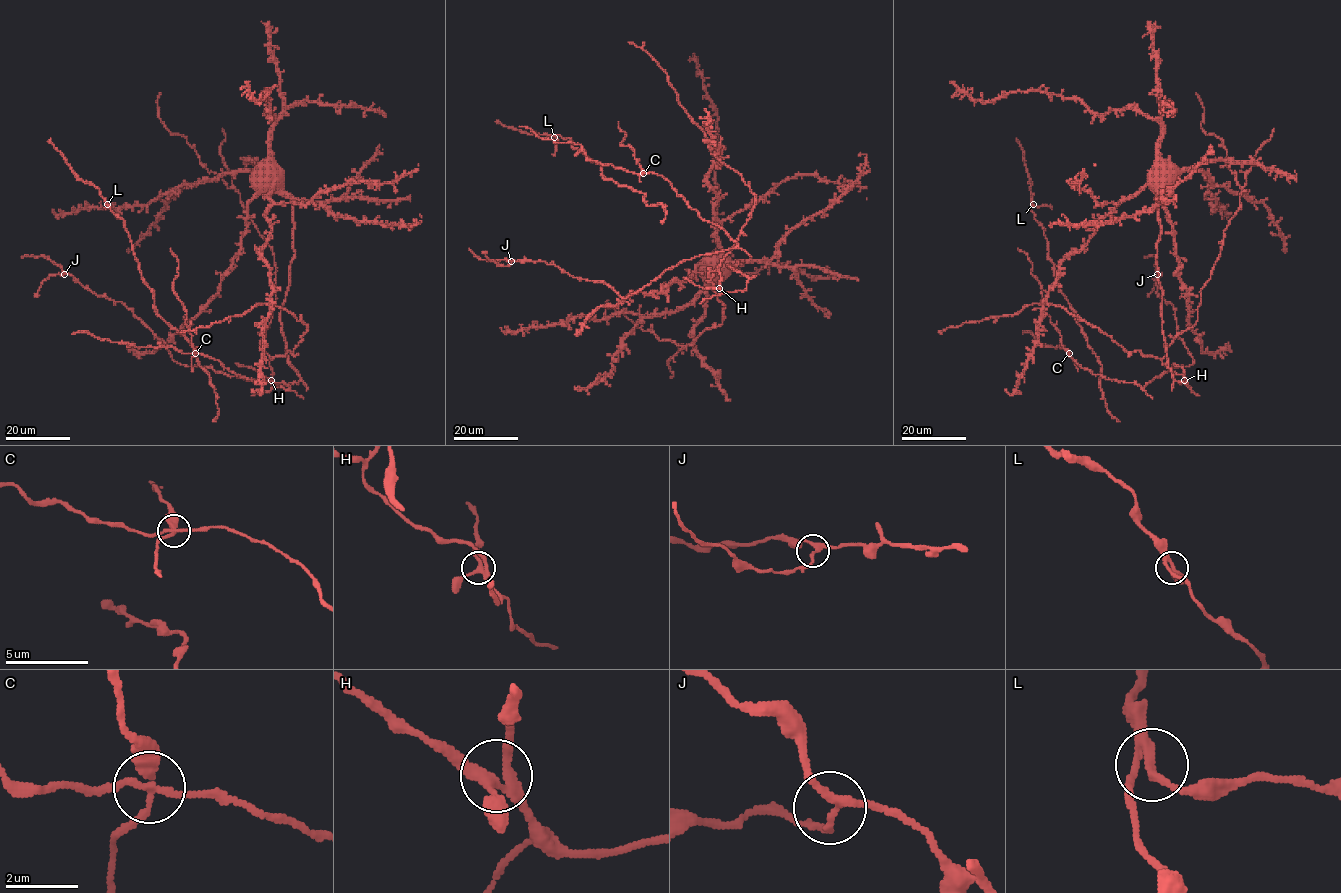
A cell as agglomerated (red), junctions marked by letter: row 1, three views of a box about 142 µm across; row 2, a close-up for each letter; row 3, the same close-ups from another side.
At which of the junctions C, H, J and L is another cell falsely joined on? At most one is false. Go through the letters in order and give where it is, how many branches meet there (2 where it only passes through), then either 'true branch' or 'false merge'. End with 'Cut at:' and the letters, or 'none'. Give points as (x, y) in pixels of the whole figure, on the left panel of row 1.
C: at (195, 353); 4 branches meet; false merge
H: at (271, 380); 4 branches meet; true branch
J: at (64, 274); 3 branches meet; true branch
L: at (107, 204); 3 branches meet; true branch
Cut at: C

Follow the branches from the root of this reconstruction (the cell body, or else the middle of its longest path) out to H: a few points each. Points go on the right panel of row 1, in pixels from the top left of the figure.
H: (1149, 177), (1161, 227), (1156, 263), (1167, 366), (1175, 380), (1188, 386), (1184, 380)

